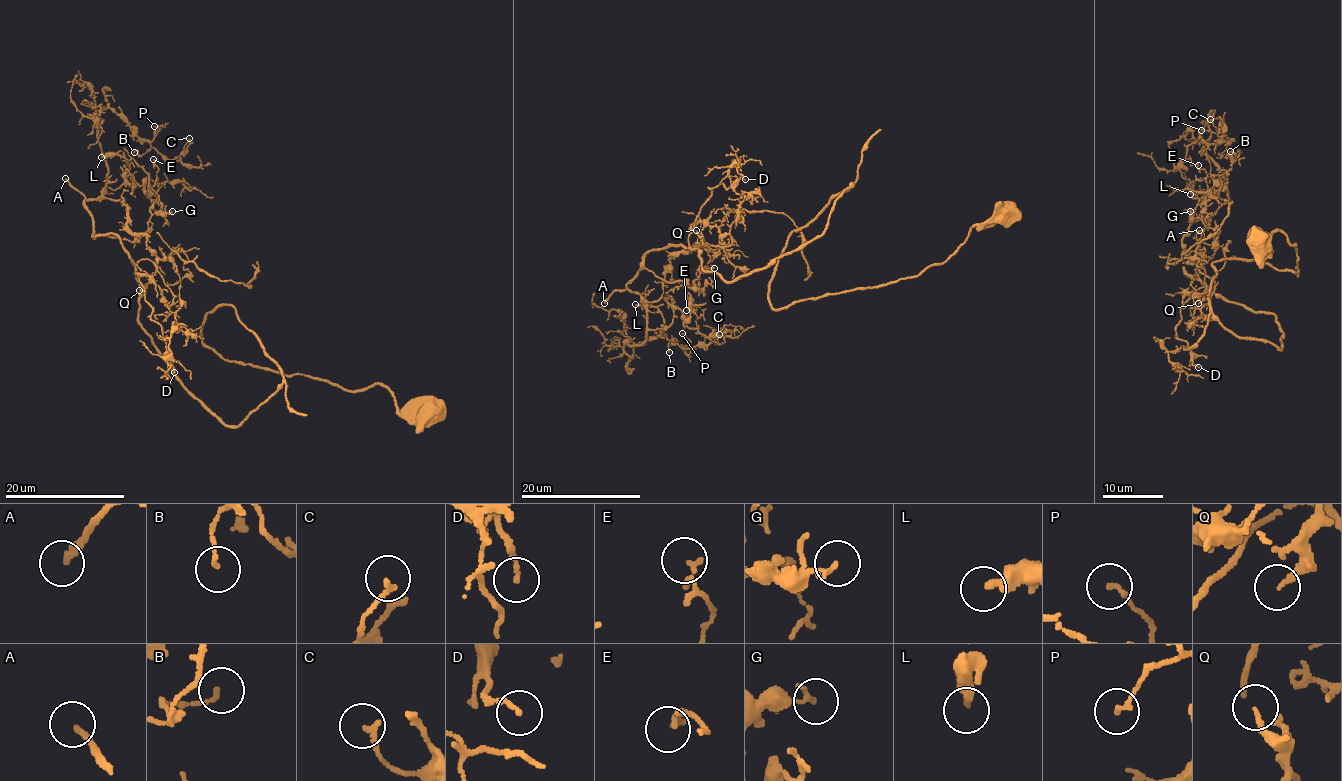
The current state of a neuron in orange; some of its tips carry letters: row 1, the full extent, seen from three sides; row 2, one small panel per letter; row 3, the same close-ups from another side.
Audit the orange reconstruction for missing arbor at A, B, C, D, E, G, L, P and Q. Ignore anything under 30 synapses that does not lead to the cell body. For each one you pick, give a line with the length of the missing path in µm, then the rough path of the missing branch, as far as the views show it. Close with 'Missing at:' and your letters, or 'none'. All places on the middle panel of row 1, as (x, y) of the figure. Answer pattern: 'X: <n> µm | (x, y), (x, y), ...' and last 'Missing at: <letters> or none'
A: 70 µm | (604, 303), (587, 330), (549, 315), (527, 408), (526, 389)
Missing at: A

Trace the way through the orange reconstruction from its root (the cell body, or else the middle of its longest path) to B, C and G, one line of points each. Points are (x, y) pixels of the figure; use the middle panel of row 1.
B: (1004, 213), (918, 275), (782, 308), (786, 240), (853, 185), (731, 282), (653, 248), (624, 349), (669, 352)
C: (1004, 213), (918, 275), (782, 308), (786, 240), (853, 185), (731, 282), (649, 251), (627, 354), (719, 334)
G: (1004, 213), (782, 308), (786, 240), (853, 185), (731, 282), (644, 258), (714, 268)

